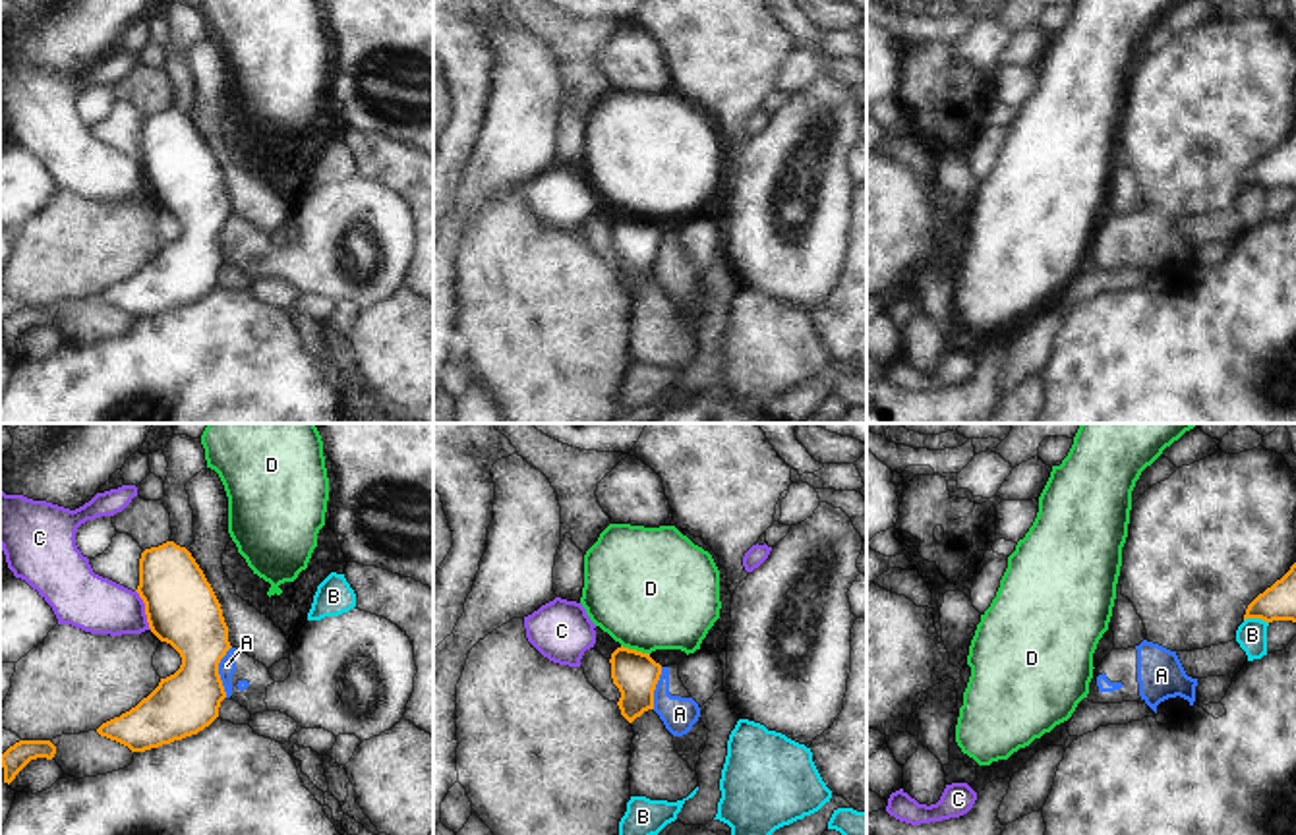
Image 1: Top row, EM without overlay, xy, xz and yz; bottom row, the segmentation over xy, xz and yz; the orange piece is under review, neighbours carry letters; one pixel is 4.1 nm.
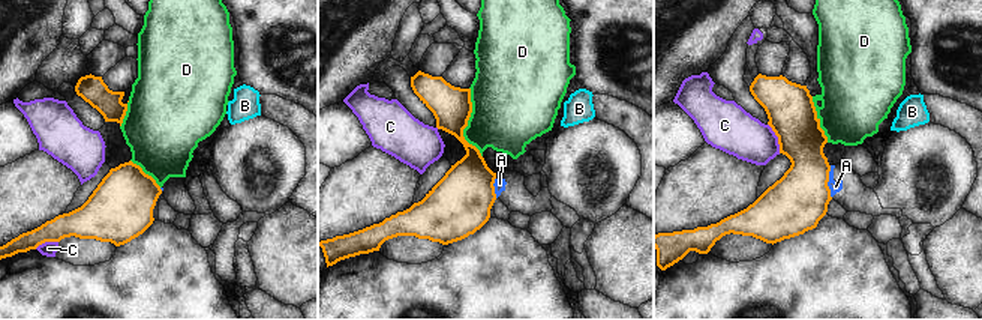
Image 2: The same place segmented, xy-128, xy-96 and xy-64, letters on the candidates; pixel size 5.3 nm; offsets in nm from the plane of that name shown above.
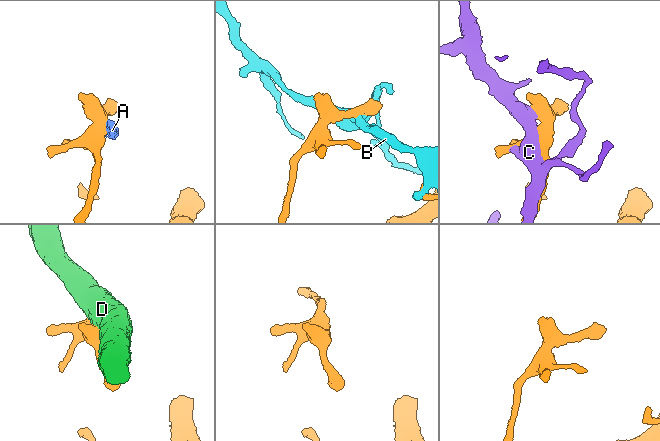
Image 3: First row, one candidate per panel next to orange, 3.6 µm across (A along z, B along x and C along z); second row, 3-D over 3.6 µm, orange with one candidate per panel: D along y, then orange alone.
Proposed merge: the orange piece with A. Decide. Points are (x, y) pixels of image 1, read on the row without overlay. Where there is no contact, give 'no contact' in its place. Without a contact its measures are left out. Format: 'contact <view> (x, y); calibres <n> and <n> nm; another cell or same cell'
contact xy (217, 238); calibres 280 and 70 nm; another cell

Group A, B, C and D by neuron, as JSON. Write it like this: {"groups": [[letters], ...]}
{"groups": [["A"], ["B"], ["C"], ["D"]]}

